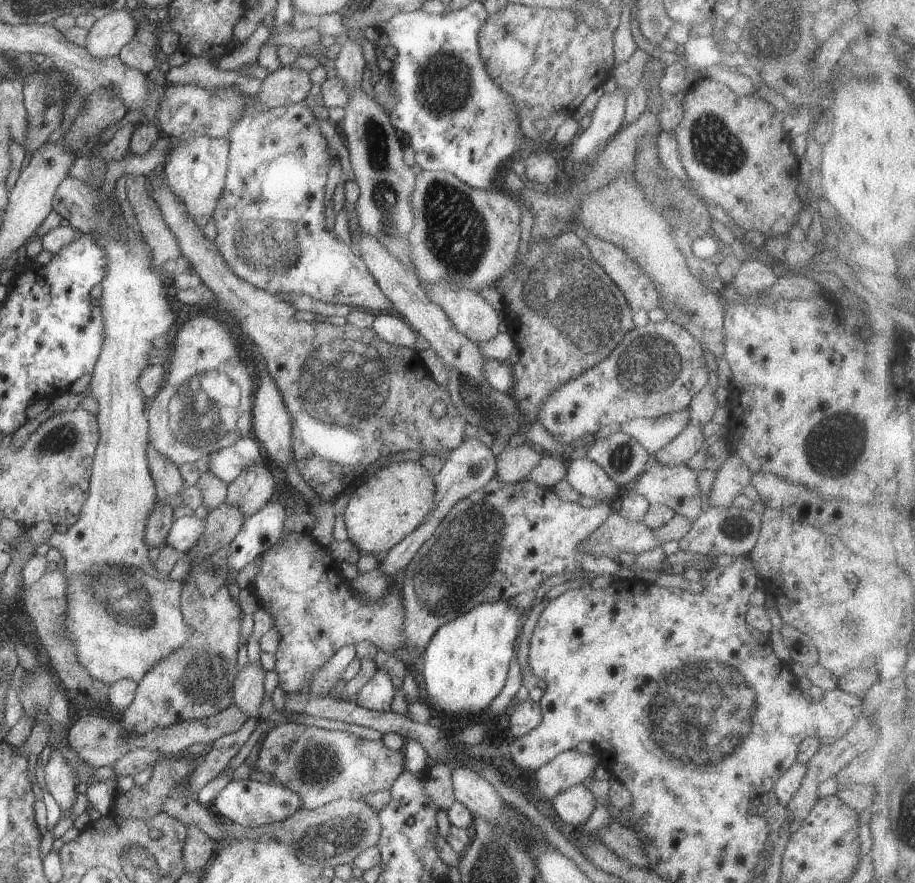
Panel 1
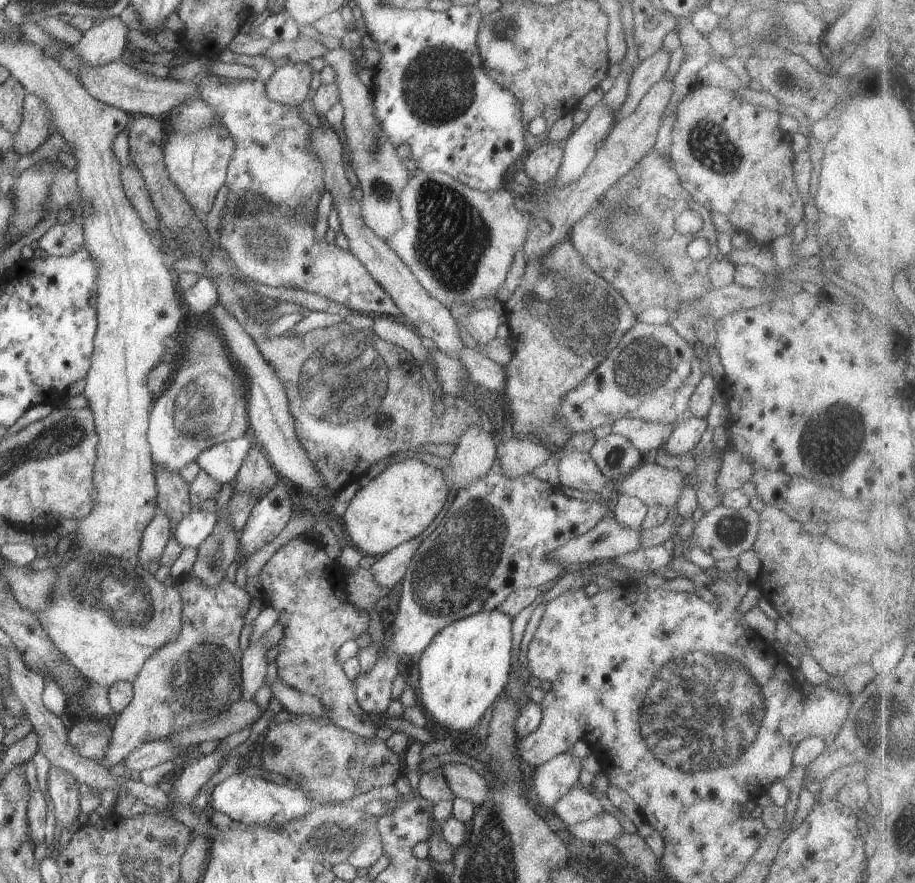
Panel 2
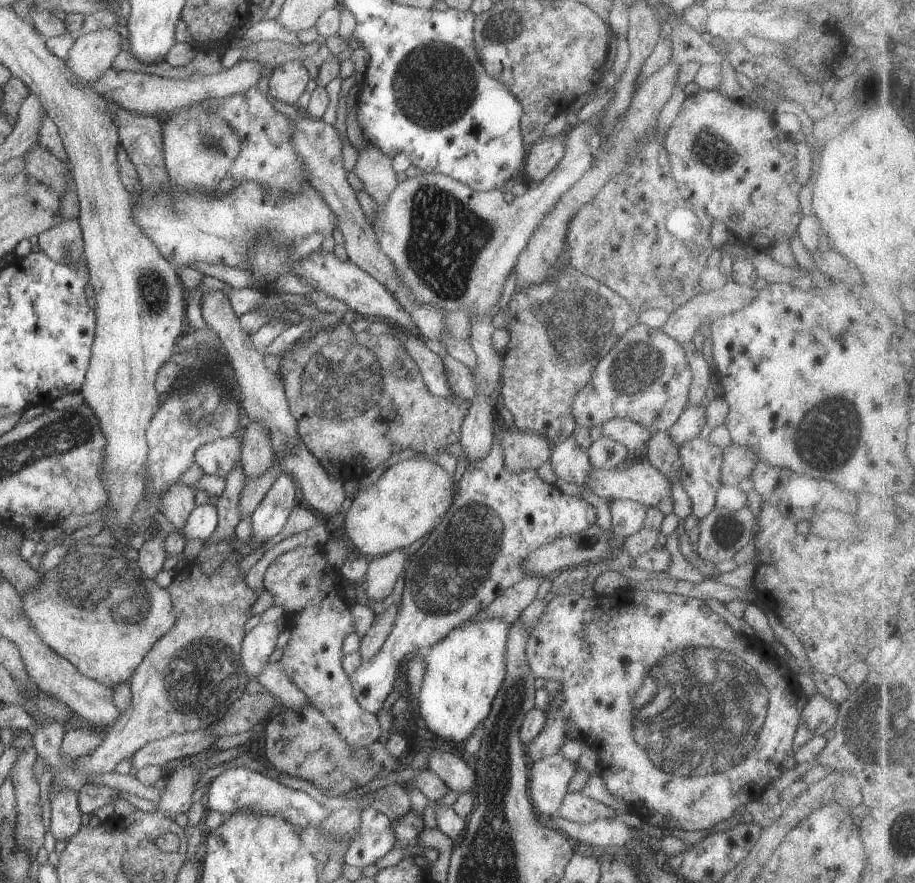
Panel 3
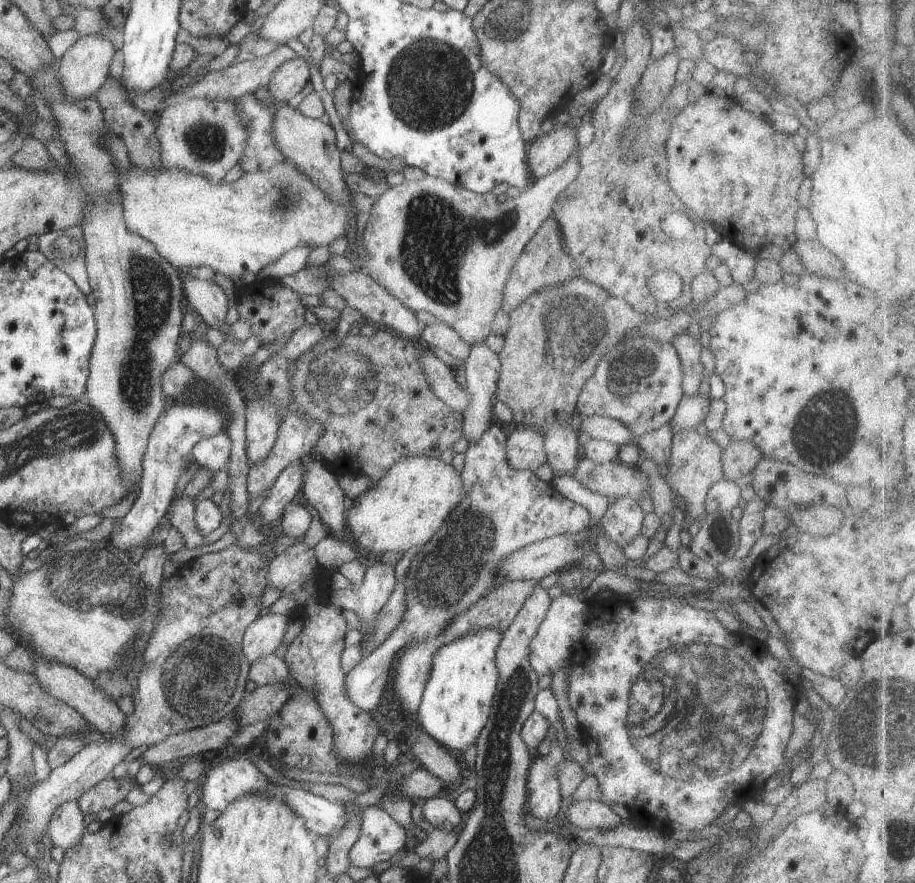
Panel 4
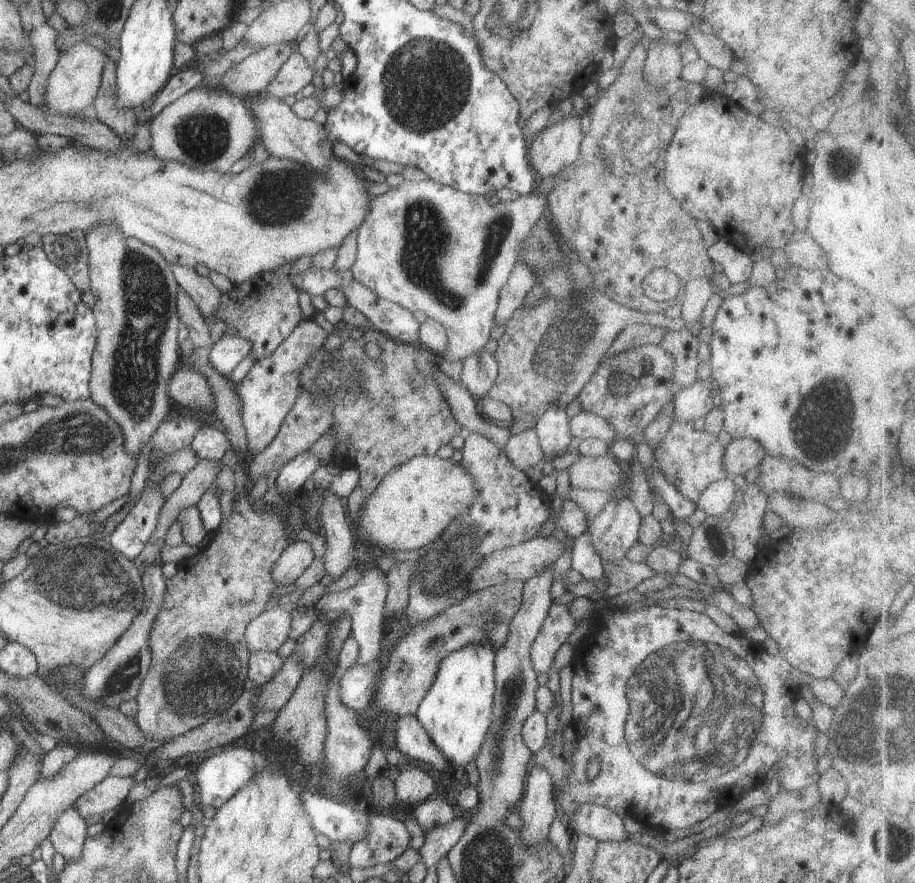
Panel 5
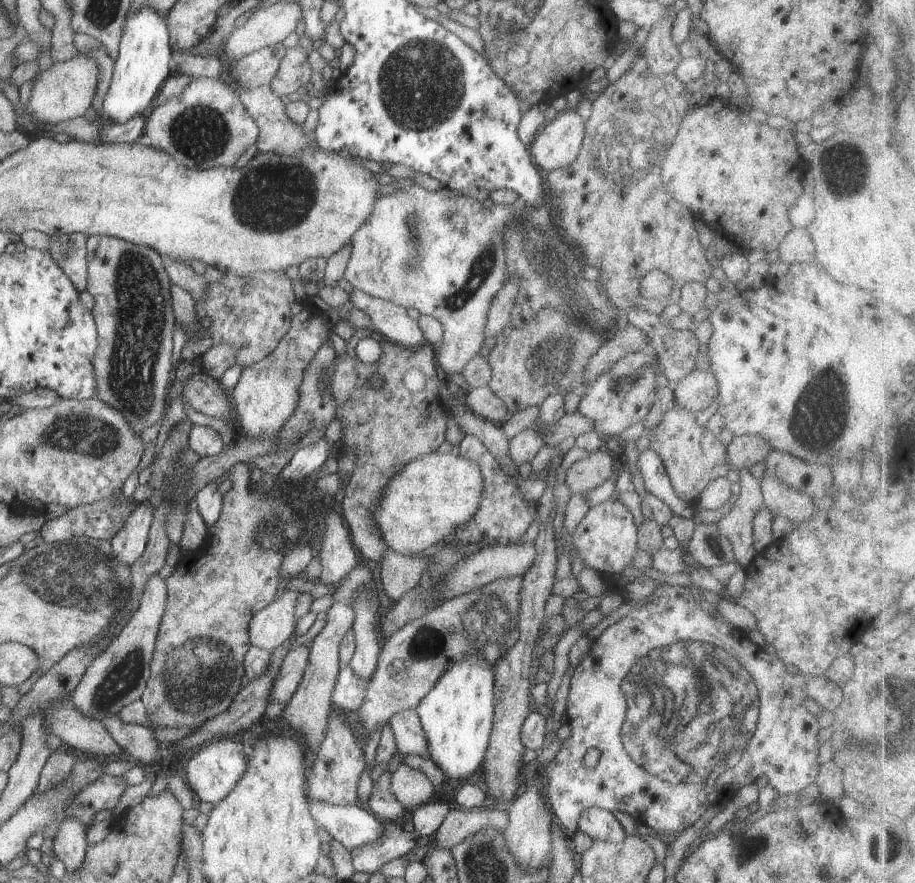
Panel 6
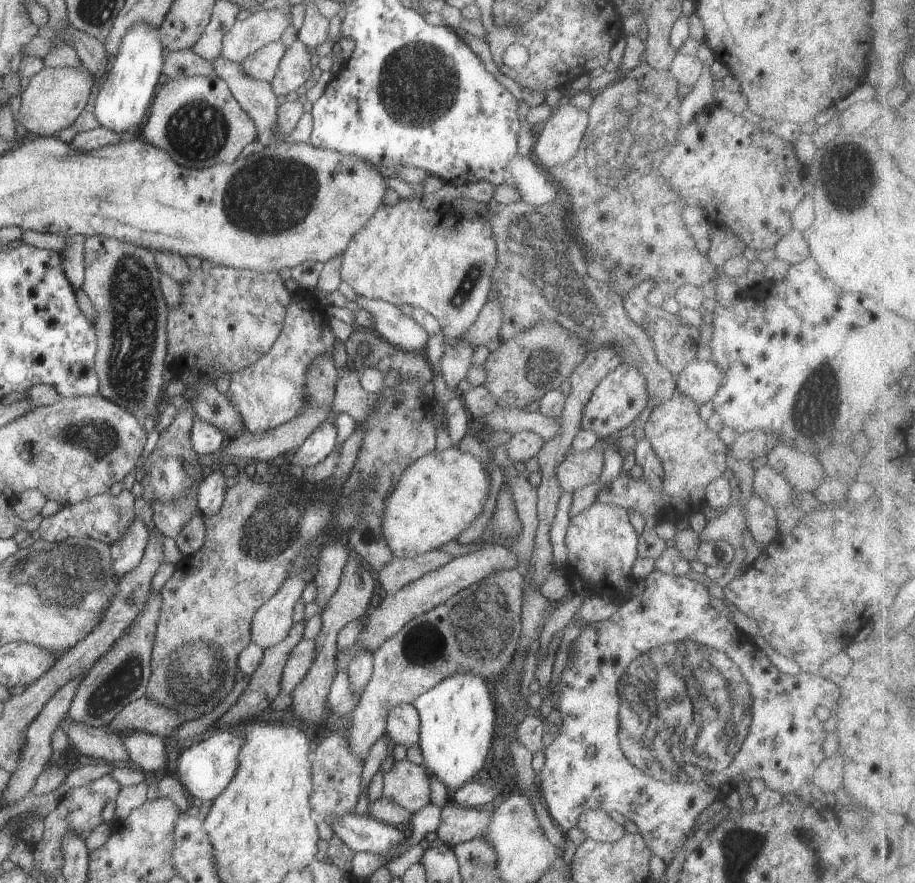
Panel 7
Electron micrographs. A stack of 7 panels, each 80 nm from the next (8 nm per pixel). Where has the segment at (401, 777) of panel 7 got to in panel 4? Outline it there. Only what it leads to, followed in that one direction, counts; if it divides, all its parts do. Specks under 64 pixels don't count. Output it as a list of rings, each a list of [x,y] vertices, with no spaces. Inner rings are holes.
[[[424,768],[412,772],[410,776],[405,776],[404,781],[399,782],[399,789],[402,796],[405,796],[413,803],[418,803],[418,798],[428,800],[437,797],[442,788],[444,788],[442,780]]]

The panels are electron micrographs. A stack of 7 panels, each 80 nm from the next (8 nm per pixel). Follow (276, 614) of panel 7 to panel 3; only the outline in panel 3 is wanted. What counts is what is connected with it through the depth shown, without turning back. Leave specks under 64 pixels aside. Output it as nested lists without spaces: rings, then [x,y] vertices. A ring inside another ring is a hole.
[[[260,621],[241,644],[240,662],[246,673],[247,682],[257,680],[257,676],[268,664],[268,657],[276,649],[278,628],[275,623],[263,623]]]

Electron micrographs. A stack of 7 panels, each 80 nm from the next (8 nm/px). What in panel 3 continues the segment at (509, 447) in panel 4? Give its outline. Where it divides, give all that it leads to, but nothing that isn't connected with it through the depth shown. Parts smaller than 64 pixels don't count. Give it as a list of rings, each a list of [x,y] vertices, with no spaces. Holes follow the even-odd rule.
[[[498,428],[496,436],[503,448],[505,469],[513,473],[536,471],[549,459],[553,449],[547,438],[531,432]]]

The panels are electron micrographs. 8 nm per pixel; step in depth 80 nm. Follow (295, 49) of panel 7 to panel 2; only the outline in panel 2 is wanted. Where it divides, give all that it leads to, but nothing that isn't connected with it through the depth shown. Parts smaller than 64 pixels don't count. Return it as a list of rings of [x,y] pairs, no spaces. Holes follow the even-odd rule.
[[[308,62],[277,67],[265,82],[265,93],[271,101],[298,108],[310,92],[312,74]]]

